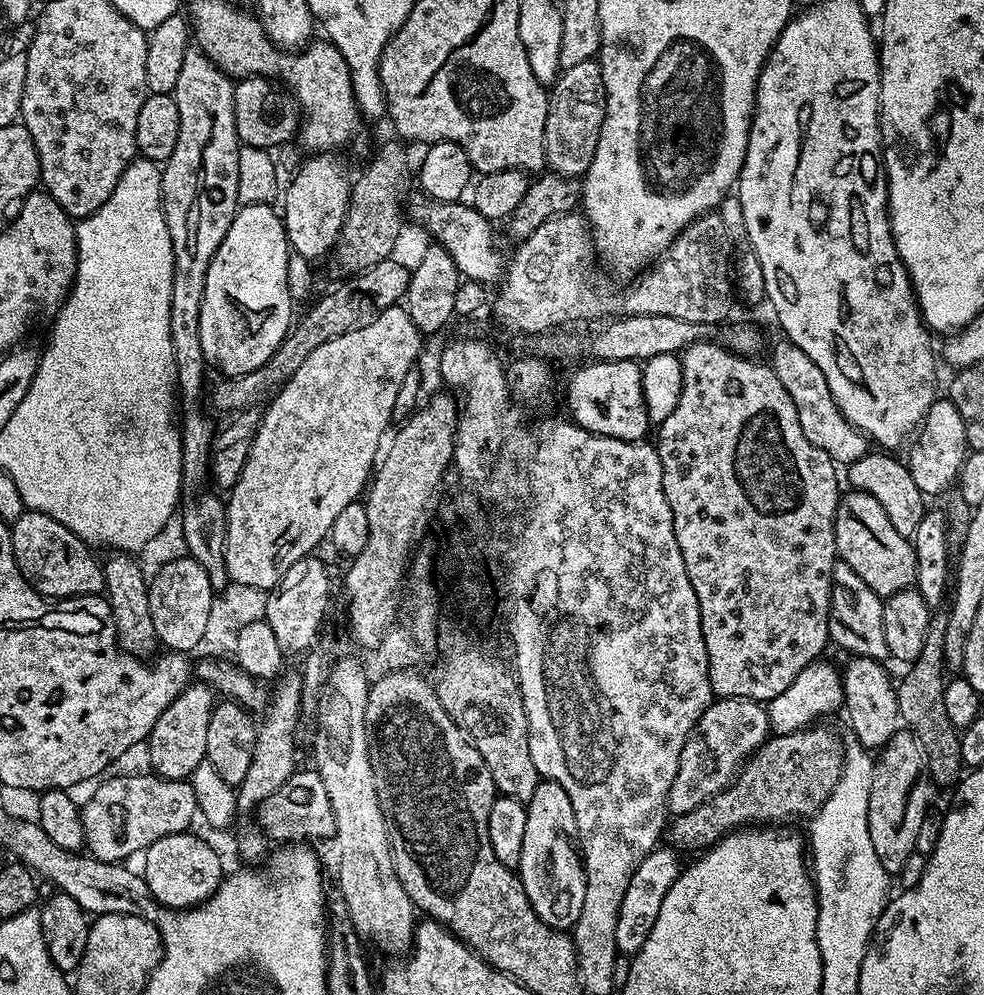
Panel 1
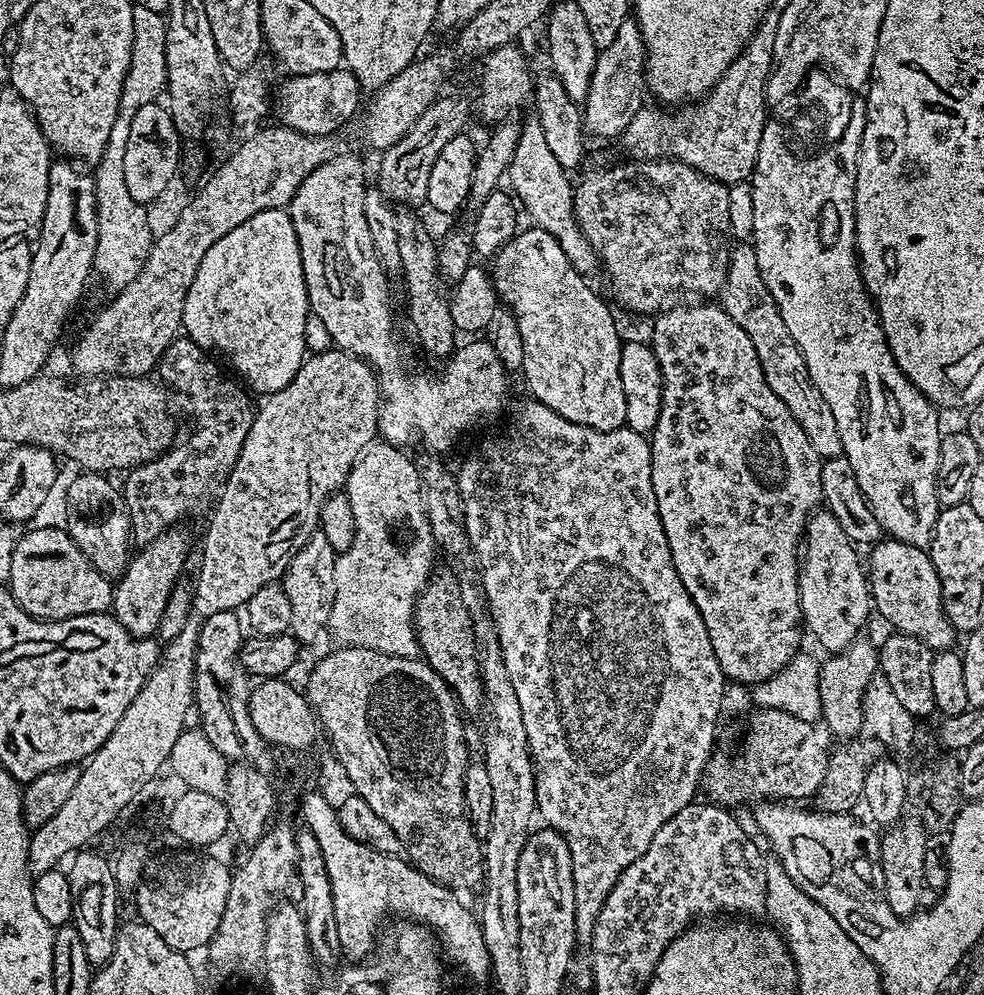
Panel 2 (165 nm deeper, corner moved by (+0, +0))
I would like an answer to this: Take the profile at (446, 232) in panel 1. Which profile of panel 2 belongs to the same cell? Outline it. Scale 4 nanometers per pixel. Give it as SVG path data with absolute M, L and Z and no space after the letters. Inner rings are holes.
M535 226L517 231L516 236L491 261L490 277L499 299L512 309L522 330L524 367L522 377L528 383L531 399L550 406L562 418L599 432L609 432L625 427L626 394L622 390L622 378L618 374L622 337L616 329L616 320L608 304L587 284L585 273L570 266L570 258L554 234Z

